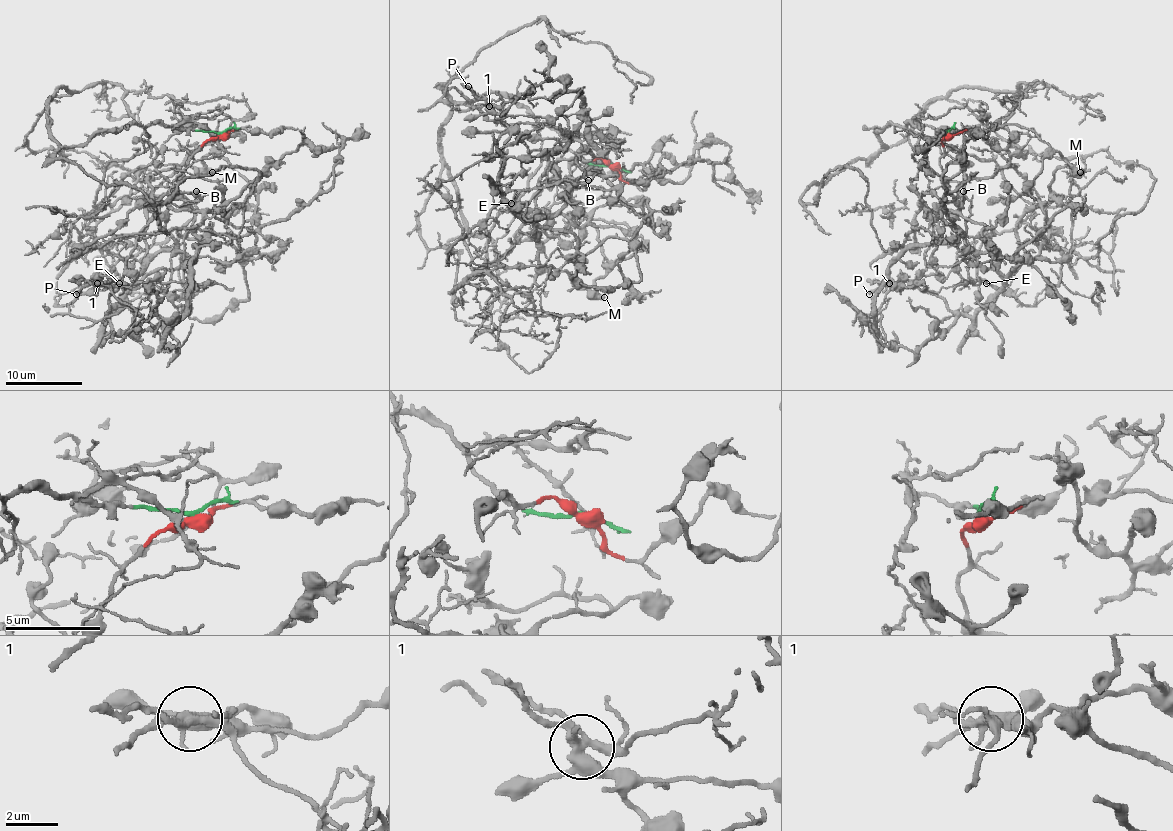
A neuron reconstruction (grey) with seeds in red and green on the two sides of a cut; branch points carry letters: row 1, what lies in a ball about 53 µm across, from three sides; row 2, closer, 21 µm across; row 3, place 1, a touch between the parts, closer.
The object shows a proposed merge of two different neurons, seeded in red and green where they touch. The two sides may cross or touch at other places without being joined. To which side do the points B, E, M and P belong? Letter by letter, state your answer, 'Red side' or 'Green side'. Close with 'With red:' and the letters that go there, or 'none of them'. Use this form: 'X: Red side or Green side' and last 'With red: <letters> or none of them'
B: Red side
E: Red side
M: Red side
P: Red side
With red: B, E, M, P

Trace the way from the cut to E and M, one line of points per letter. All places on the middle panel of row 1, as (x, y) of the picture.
E: (612, 164), (580, 156), (572, 164), (570, 181), (553, 172), (574, 187), (561, 179), (523, 189), (511, 202)
M: (612, 164), (580, 156), (570, 181), (553, 172), (568, 187), (565, 204), (532, 221), (542, 265), (605, 297)

